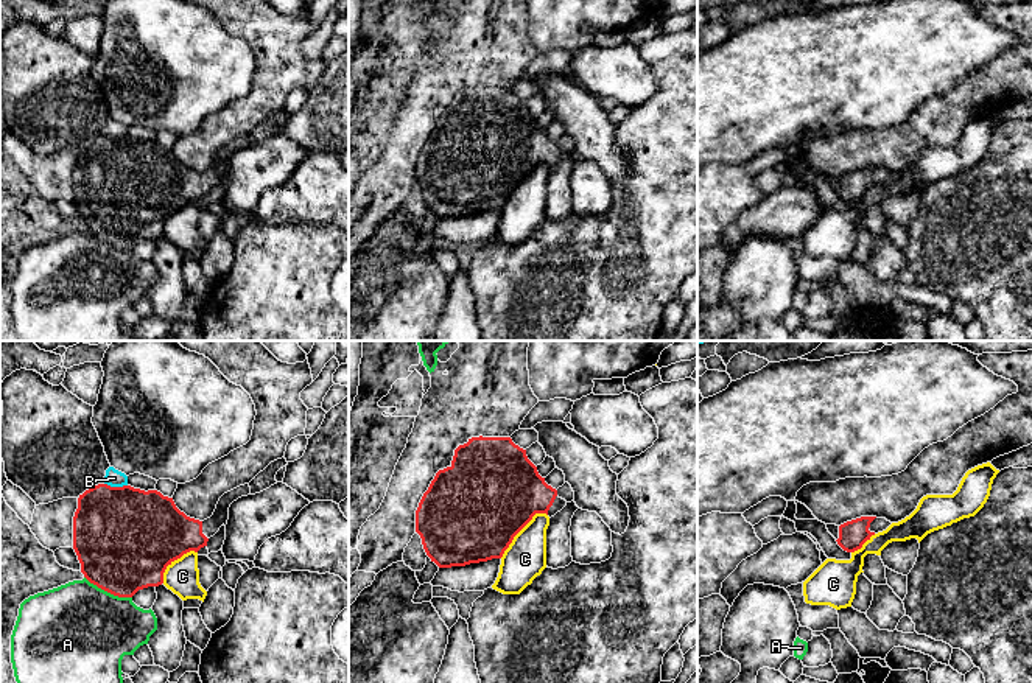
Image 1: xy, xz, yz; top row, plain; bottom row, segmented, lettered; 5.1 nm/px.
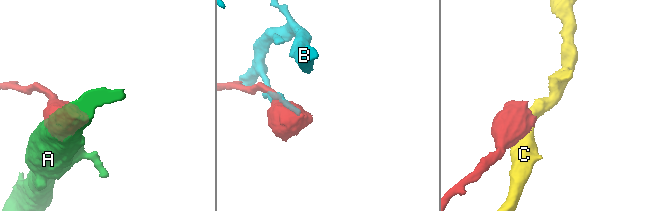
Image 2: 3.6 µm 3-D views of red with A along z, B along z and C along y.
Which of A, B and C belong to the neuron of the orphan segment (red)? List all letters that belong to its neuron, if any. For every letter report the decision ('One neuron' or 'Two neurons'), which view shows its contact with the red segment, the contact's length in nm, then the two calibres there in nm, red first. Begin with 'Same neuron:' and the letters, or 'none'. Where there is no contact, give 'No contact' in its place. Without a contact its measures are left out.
Same neuron: none
A: Two neurons. Touches red in xy. Shared border 280 nm. Thickness 480 nm (red) against 500 nm
B: Two neurons. Touches red in xy. Shared border 120 nm. Thickness 500 nm (red) against 90 nm
C: Two neurons. Touches red in xz. Shared border 340 nm. Thickness 500 nm (red) against 220 nm

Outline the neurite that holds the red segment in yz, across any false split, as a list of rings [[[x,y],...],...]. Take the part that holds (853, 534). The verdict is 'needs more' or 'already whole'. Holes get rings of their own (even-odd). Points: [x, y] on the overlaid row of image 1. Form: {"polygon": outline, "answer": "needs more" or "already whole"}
{"polygon": [[[861,517],[841,524],[836,541],[844,551],[855,552],[861,549],[872,535],[886,531],[890,524],[886,518]]], "answer": "needs more"}

